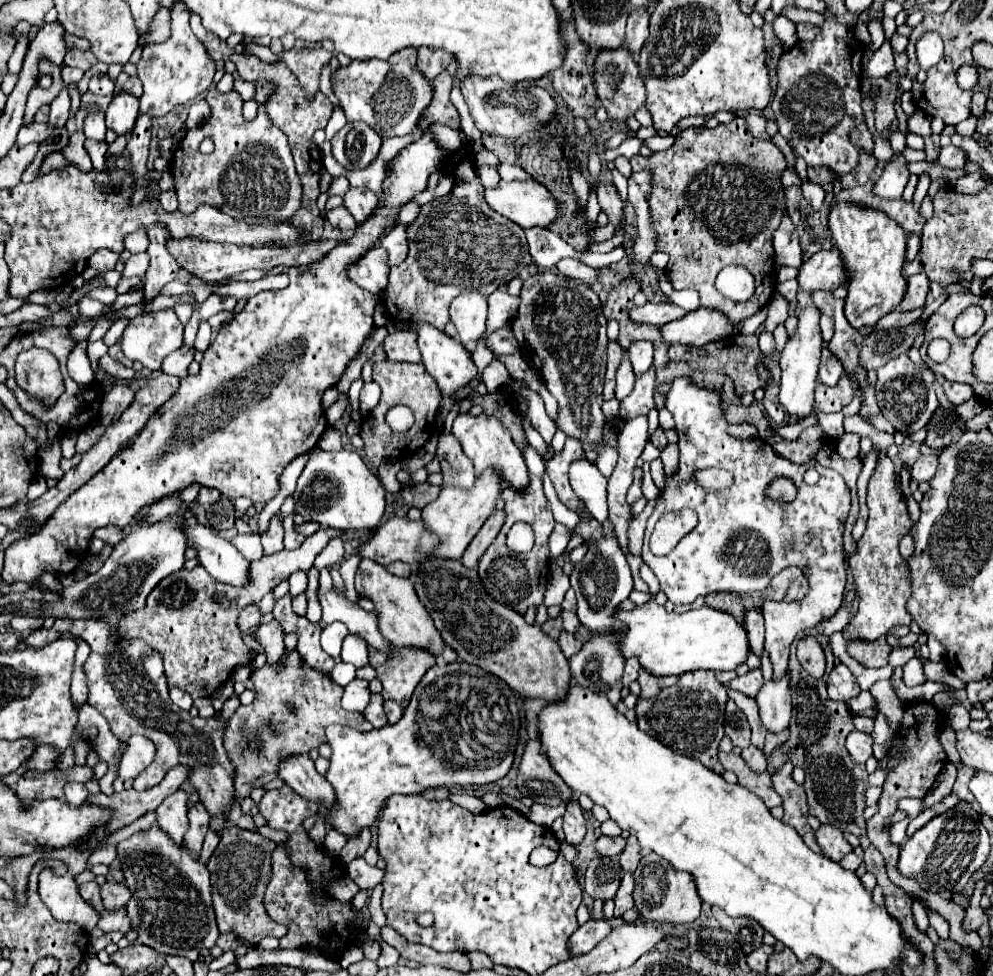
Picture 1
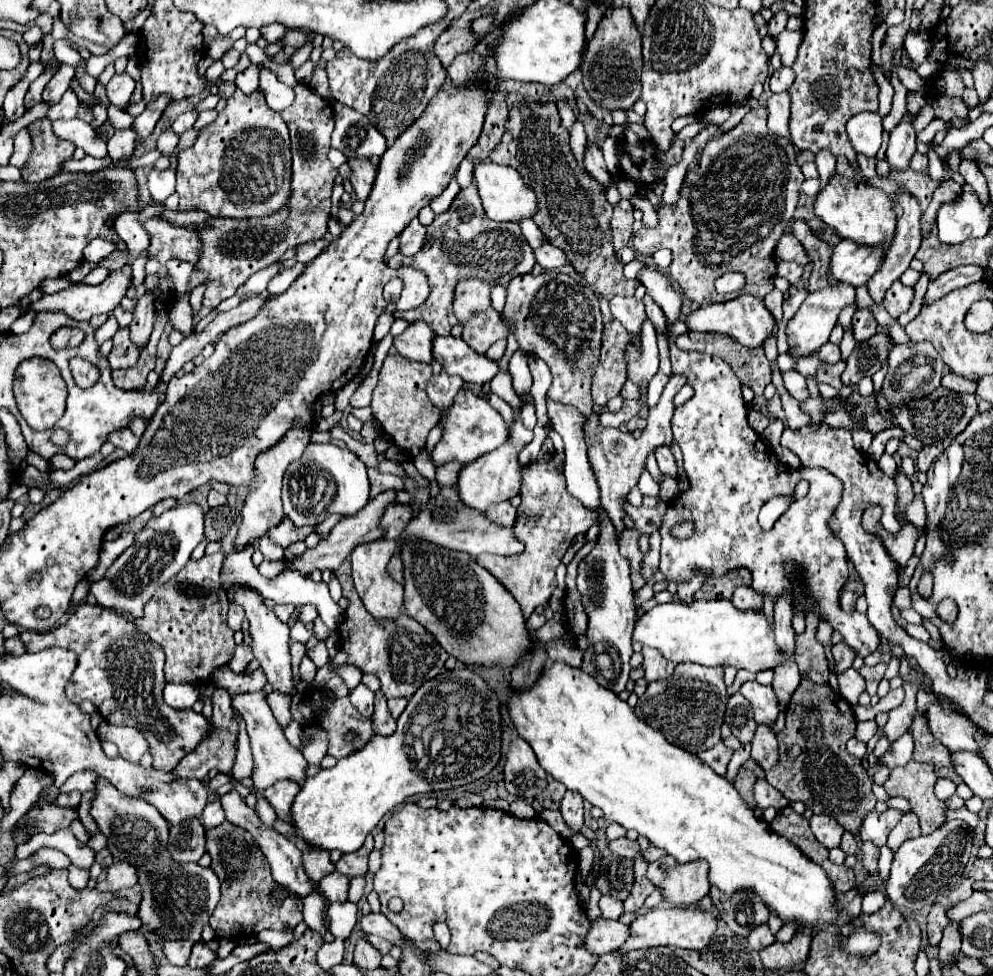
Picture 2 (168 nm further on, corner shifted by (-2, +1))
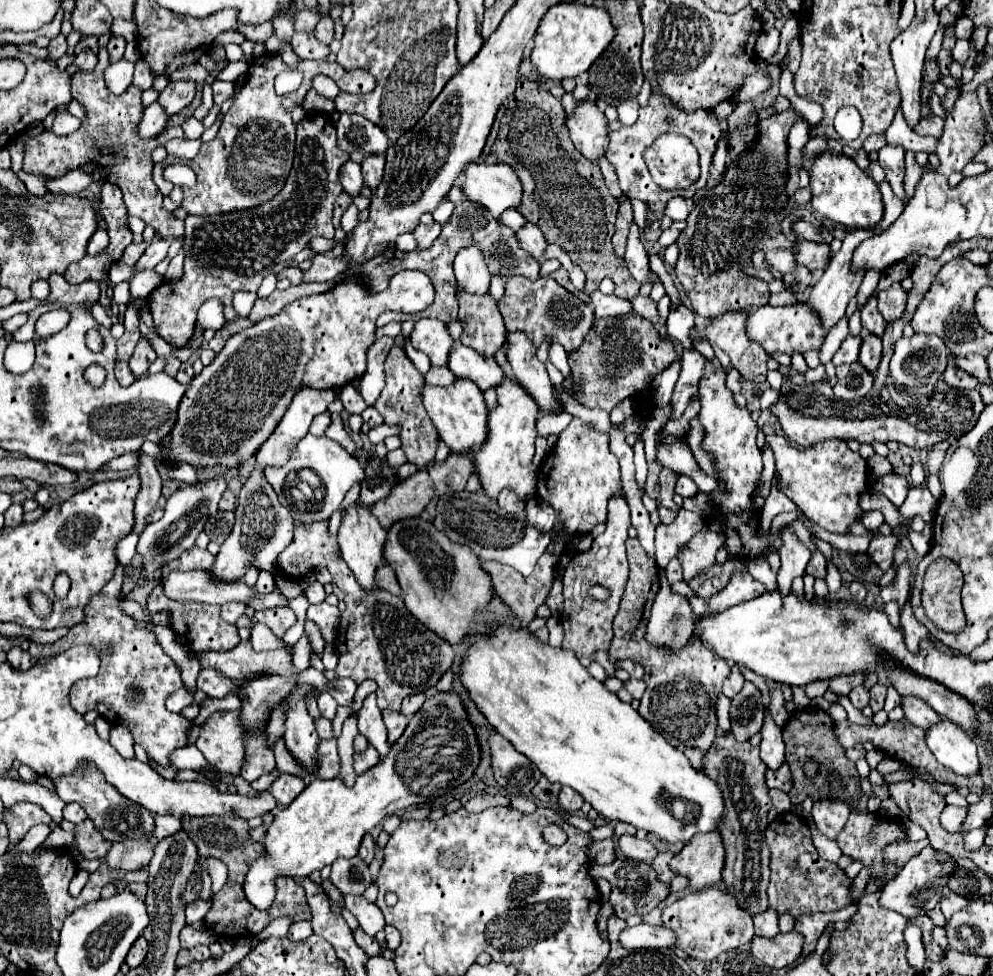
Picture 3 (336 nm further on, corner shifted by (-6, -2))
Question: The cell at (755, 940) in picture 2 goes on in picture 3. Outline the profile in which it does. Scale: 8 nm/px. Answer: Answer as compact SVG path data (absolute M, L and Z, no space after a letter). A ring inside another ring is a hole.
M767 909L763 911L763 915L755 915L755 935L759 937L775 937L779 933L779 925L777 925L777 911L775 909Z

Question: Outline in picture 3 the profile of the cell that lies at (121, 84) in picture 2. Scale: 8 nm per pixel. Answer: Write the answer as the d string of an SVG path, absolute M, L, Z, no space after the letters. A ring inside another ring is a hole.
M127 59L109 63L109 67L105 69L105 85L115 95L125 93L125 89L131 85L131 79L133 79L133 63L129 63Z

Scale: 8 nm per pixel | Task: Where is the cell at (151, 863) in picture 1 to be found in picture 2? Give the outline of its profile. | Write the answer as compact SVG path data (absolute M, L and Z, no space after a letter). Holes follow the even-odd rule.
M97 780L97 796L91 806L91 816L101 828L101 832L109 840L109 852L115 860L127 860L127 864L135 864L139 872L139 886L143 892L141 904L139 904L139 920L149 926L153 932L159 932L163 940L191 940L193 944L201 942L201 932L205 926L209 926L211 912L215 910L221 892L219 892L219 878L211 868L203 868L199 864L175 864L171 860L171 854L167 852L167 838L169 838L169 822L145 800L135 800L131 796L123 796L113 784L107 784L105 780Z

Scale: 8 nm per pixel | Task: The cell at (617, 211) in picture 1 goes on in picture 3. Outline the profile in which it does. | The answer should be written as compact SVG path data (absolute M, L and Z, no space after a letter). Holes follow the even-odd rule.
M579 101L575 111L567 115L567 129L575 149L583 157L597 161L601 155L605 155L609 145L609 127L607 117L599 111L595 101Z

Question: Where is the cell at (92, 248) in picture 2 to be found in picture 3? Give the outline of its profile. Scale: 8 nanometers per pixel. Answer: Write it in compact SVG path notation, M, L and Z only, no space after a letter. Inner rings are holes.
M97 229L95 235L91 235L91 243L87 243L87 255L97 255L99 251L105 251L109 243L107 231L105 229Z

